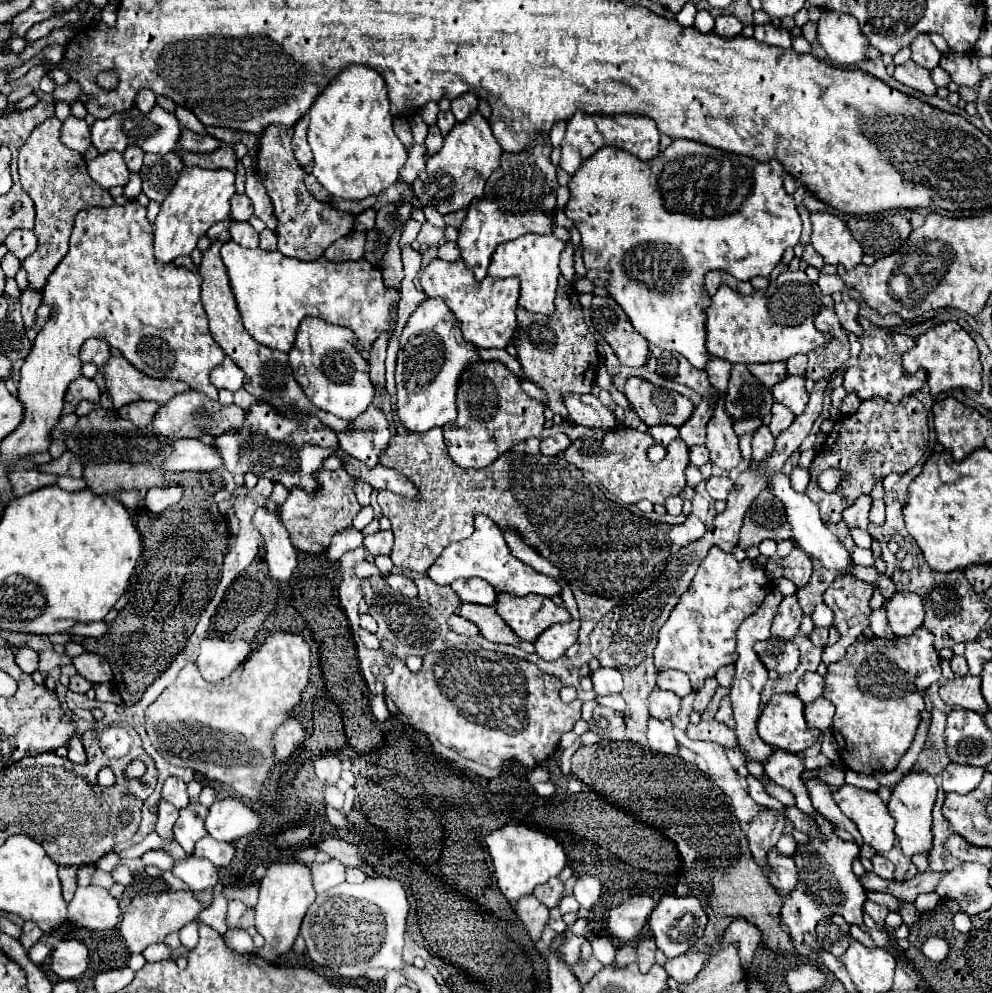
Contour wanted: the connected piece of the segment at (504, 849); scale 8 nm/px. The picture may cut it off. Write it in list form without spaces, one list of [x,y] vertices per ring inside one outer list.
[[[506,824],[500,830],[494,830],[486,836],[486,846],[492,856],[498,888],[510,904],[514,904],[514,900],[520,900],[522,896],[532,894],[538,884],[544,884],[552,876],[558,876],[567,865],[563,846],[552,836],[526,828],[522,824]]]

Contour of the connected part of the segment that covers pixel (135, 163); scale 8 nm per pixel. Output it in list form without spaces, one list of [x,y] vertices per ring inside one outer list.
[[[132,146],[132,148],[126,148],[126,152],[124,152],[124,160],[126,160],[126,166],[130,172],[138,172],[142,168],[142,158],[144,158],[142,148]]]

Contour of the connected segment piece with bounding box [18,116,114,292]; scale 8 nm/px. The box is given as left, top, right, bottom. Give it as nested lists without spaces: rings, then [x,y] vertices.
[[[52,116],[44,120],[44,124],[36,126],[20,148],[18,156],[18,174],[22,188],[36,204],[36,224],[34,232],[38,238],[38,248],[24,260],[24,268],[28,270],[30,286],[38,292],[44,288],[46,278],[52,274],[56,264],[68,252],[68,238],[72,232],[72,222],[76,212],[92,208],[92,206],[112,206],[114,198],[108,190],[100,188],[86,172],[86,160],[80,152],[64,146],[60,142],[60,126],[62,122]]]

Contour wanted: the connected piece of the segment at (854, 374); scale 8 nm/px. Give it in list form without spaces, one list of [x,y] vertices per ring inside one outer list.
[[[860,318],[860,326],[864,328],[864,334],[860,336],[862,352],[858,356],[858,364],[844,370],[844,388],[846,388],[846,392],[856,392],[858,398],[862,398],[862,400],[880,396],[880,398],[884,398],[892,404],[900,404],[900,400],[904,396],[910,396],[916,390],[920,390],[922,384],[927,380],[926,372],[919,370],[915,374],[908,374],[902,368],[902,354],[904,354],[904,350],[914,348],[914,340],[910,336],[878,328],[866,318]]]

